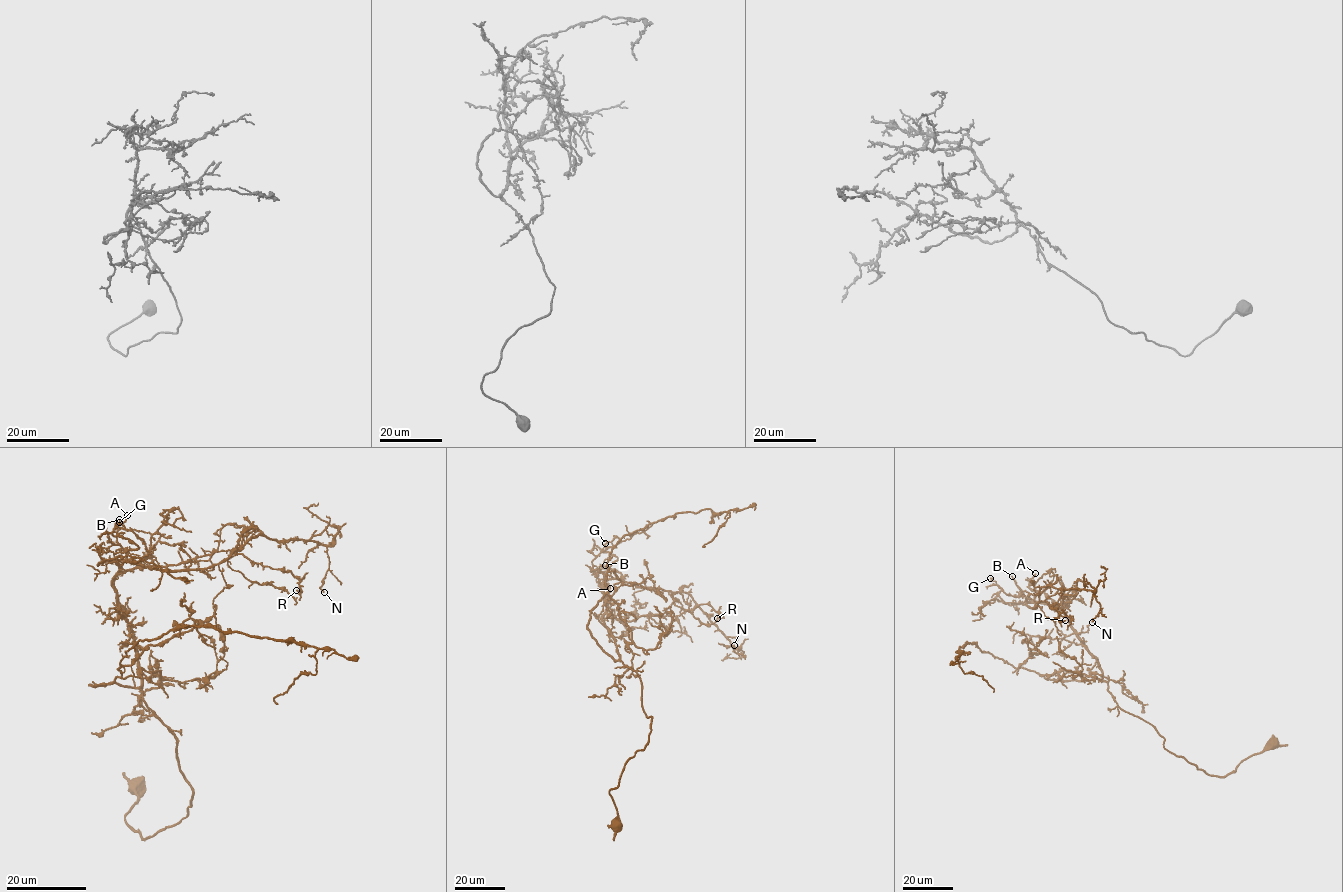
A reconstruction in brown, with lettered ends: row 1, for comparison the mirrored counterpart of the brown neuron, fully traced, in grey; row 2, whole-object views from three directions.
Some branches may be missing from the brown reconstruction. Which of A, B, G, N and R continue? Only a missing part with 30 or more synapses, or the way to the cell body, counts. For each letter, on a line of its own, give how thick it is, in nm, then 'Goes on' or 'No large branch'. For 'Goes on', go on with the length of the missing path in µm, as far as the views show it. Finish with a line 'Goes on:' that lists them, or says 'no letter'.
A: Thickness 150 nm. No large branch
B: Thickness 160 nm. No large branch
G: Thickness 130 nm. No large branch
N: Thickness 140 nm. No large branch
R: Thickness 110 nm. No large branch
Goes on: no letter

